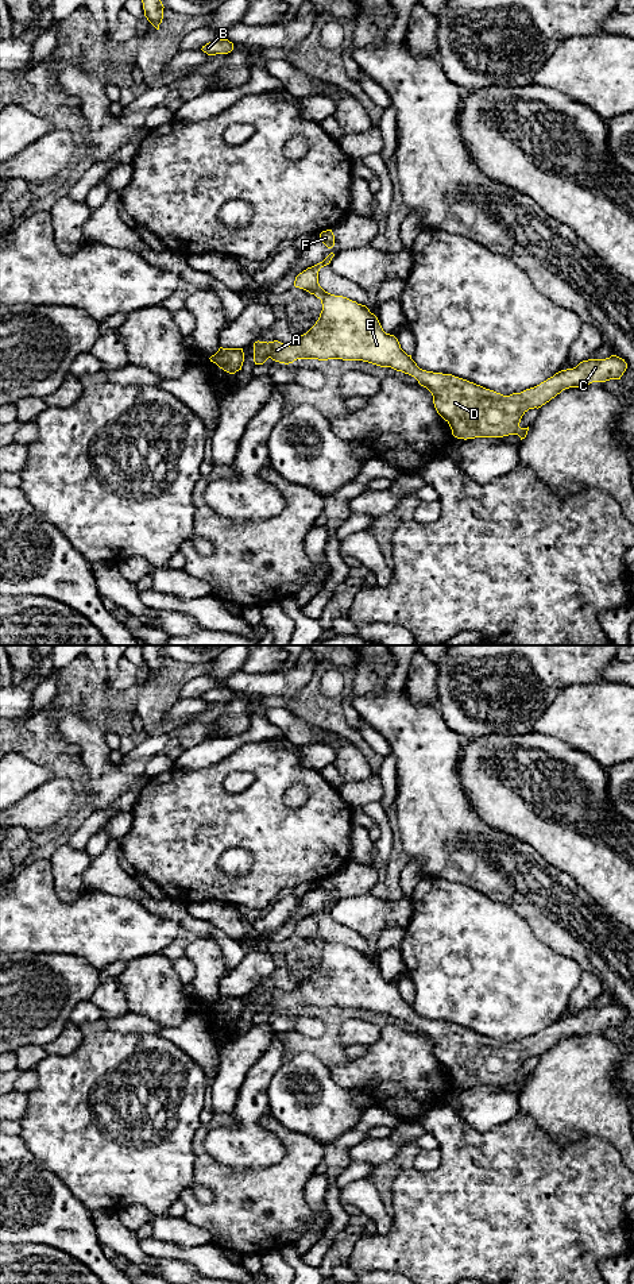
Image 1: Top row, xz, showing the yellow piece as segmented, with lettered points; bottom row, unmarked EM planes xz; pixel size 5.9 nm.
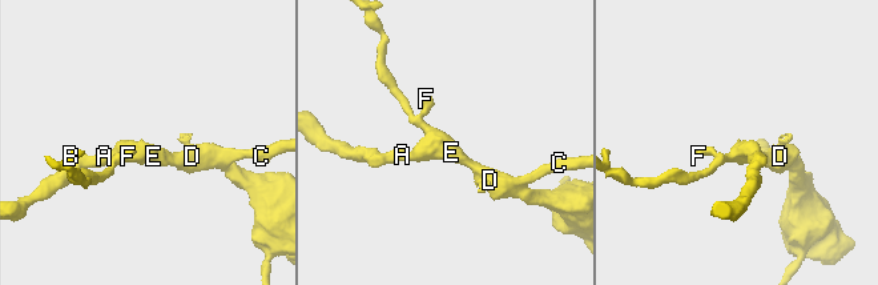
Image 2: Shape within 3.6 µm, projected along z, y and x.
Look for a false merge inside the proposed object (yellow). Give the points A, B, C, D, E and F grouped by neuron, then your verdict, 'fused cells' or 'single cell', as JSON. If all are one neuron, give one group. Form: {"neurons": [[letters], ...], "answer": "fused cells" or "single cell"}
{"neurons": [["A", "B", "C", "D", "E", "F"]], "answer": "single cell"}

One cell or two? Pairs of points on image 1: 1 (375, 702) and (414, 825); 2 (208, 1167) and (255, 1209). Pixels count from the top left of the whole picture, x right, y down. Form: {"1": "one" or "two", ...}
{"1": "one", "2": "one"}

